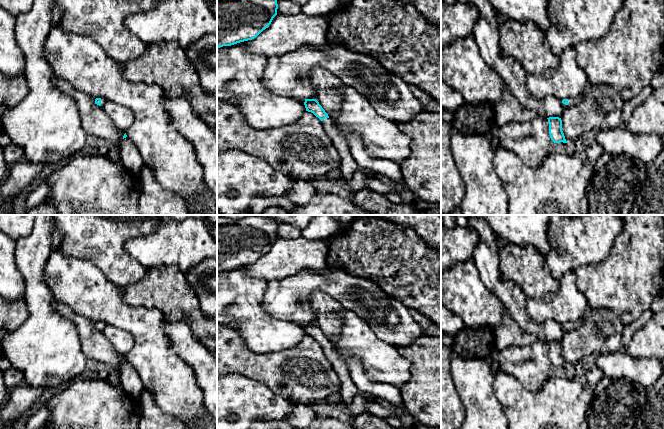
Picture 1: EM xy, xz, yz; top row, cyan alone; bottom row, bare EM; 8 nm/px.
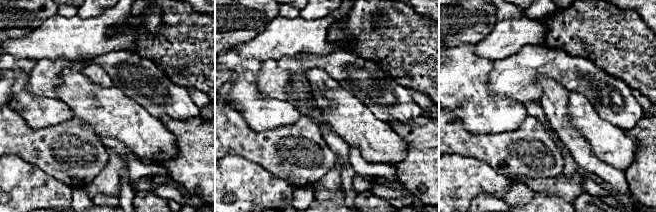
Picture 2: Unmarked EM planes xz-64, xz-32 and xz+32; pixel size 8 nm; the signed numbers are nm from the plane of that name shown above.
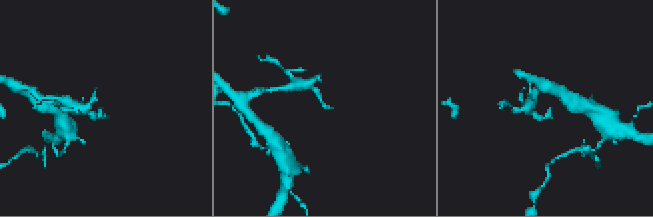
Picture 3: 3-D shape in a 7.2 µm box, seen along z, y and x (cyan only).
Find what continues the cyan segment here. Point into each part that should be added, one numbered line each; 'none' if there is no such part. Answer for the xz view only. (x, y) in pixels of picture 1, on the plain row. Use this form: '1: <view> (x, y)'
1: xz (348, 390)

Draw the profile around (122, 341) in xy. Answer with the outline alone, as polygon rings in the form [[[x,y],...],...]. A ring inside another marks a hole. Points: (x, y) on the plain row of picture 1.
[[[106,325],[101,331],[118,353],[126,355],[132,350],[134,338],[130,332],[112,325]]]

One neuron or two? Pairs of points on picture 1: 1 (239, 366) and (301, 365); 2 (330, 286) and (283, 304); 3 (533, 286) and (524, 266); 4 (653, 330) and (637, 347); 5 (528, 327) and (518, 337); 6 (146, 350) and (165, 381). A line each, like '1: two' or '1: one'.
1: one
2: one
3: one
4: one
5: two
6: one

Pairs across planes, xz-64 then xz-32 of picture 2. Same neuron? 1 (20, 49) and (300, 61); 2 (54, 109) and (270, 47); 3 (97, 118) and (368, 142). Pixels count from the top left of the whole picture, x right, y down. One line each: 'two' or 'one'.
1: two
2: two
3: one

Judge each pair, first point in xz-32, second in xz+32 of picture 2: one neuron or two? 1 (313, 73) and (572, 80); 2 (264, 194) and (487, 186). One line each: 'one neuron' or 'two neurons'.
1: two neurons
2: one neuron

